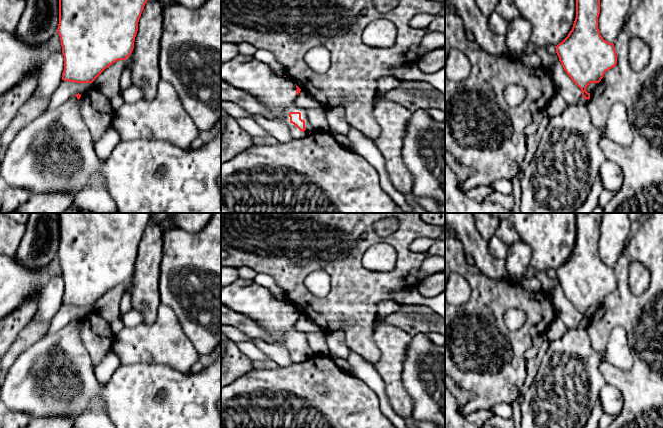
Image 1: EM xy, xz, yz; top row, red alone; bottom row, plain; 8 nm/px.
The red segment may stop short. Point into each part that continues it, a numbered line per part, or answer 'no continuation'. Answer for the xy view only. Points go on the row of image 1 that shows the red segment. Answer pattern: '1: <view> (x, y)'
1: xy (55, 152)

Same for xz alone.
1: xz (278, 93)

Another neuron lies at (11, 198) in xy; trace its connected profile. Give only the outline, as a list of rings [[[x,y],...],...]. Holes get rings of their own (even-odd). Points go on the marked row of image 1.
[[[0,172],[0,213],[16,213],[17,209],[32,195],[33,193],[27,188],[8,185]]]

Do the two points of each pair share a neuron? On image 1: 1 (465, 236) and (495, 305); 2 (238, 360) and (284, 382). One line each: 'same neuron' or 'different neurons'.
1: different neurons
2: different neurons

